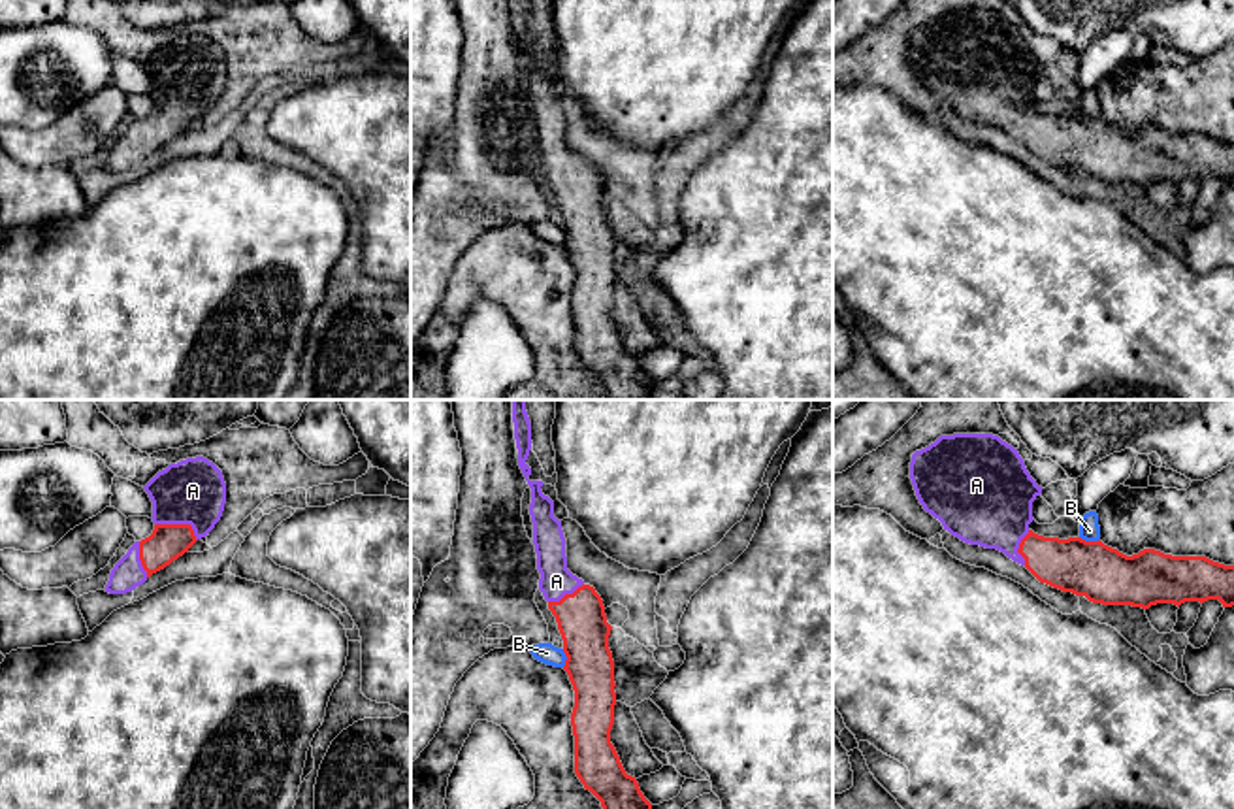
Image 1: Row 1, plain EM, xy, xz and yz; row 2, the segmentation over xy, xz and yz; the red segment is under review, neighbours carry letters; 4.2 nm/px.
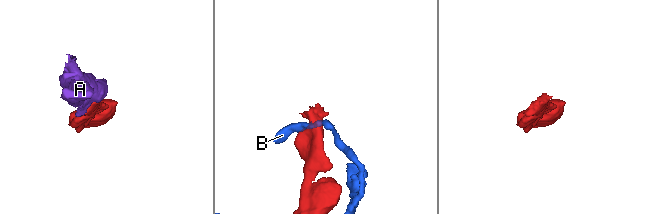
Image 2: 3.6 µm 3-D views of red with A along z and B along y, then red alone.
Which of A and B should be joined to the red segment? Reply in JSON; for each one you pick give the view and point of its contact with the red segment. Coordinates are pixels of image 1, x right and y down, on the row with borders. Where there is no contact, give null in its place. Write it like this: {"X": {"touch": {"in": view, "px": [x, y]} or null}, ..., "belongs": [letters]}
{"A": {"touch": {"in": "xy", "px": [179, 525]}}, "belongs": ["A"]}

